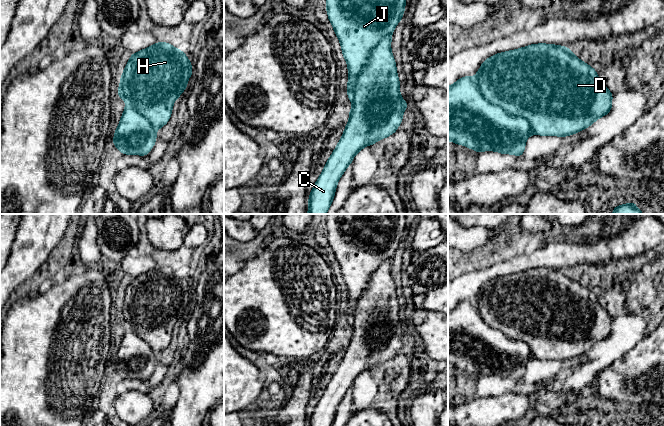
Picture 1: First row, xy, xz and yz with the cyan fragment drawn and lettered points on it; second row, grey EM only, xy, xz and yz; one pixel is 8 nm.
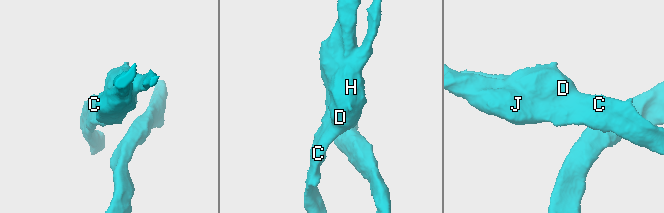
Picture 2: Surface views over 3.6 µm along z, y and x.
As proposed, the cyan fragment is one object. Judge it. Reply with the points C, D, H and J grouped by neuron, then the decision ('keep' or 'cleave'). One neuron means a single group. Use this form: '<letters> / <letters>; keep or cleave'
C D H / J; cleave

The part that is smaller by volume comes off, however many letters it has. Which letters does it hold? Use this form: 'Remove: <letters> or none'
Remove: J

